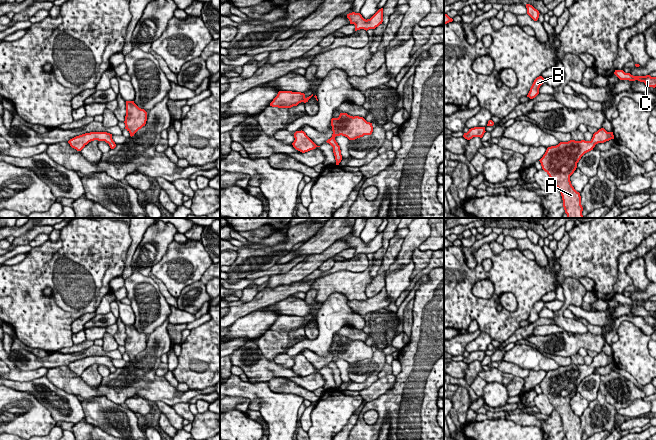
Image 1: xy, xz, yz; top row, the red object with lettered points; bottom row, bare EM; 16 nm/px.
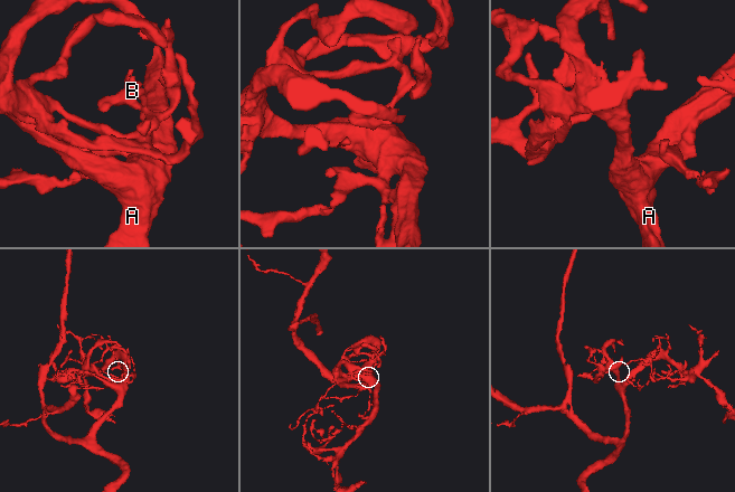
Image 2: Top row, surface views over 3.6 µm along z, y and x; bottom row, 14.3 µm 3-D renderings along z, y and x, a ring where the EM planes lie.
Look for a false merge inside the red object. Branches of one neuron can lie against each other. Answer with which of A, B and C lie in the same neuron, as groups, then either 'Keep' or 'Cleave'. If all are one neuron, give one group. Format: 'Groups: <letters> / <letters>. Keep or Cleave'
Groups: A B C. Keep

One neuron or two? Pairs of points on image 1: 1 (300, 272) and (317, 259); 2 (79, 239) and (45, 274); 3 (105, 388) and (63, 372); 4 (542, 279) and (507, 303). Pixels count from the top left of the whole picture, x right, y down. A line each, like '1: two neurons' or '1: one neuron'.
1: one neuron
2: one neuron
3: one neuron
4: two neurons

